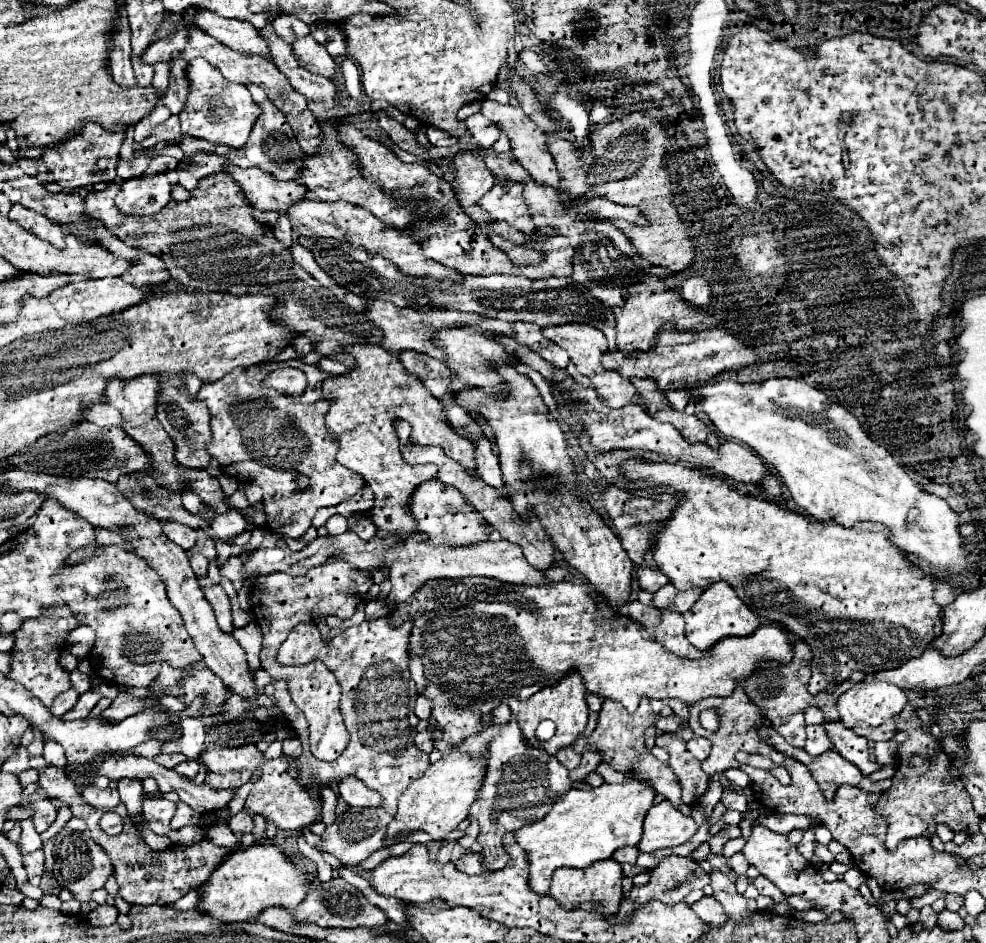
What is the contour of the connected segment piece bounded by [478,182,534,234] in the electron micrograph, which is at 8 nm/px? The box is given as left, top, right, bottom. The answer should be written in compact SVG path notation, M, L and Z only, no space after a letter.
M498 182L488 194L478 202L494 220L504 220L524 234L534 232L534 222L522 198L522 184L518 182Z

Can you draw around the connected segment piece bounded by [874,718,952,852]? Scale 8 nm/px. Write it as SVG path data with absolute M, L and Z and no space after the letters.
M920 718L912 720L898 720L898 730L908 732L908 740L900 746L900 766L896 776L892 778L892 786L880 794L880 800L876 804L876 814L882 816L888 824L886 832L886 850L896 850L896 844L906 838L922 836L928 828L928 822L934 818L940 820L940 798L942 798L942 776L950 774L950 762L946 754L940 750L940 746L934 742L932 734L926 734L920 726Z

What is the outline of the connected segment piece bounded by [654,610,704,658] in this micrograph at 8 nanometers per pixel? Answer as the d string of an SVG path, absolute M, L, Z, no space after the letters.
M662 610L660 614L660 626L654 632L654 638L672 654L678 654L680 658L702 658L704 652L700 652L696 646L692 646L684 636L684 618L680 612Z

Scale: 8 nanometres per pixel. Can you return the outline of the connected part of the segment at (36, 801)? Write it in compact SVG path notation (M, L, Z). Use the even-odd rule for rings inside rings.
M32 794L32 804L30 804L28 808L34 810L34 818L32 818L32 820L34 820L34 824L36 824L38 834L46 832L46 830L54 824L54 820L56 820L56 816L58 816L58 808L56 808L50 800L40 798L38 794Z

